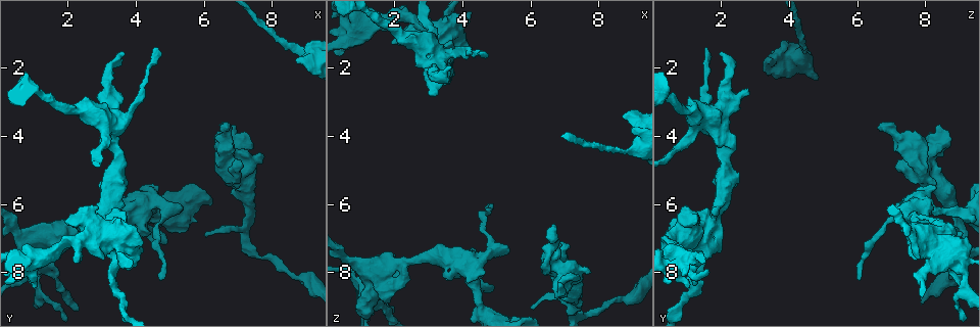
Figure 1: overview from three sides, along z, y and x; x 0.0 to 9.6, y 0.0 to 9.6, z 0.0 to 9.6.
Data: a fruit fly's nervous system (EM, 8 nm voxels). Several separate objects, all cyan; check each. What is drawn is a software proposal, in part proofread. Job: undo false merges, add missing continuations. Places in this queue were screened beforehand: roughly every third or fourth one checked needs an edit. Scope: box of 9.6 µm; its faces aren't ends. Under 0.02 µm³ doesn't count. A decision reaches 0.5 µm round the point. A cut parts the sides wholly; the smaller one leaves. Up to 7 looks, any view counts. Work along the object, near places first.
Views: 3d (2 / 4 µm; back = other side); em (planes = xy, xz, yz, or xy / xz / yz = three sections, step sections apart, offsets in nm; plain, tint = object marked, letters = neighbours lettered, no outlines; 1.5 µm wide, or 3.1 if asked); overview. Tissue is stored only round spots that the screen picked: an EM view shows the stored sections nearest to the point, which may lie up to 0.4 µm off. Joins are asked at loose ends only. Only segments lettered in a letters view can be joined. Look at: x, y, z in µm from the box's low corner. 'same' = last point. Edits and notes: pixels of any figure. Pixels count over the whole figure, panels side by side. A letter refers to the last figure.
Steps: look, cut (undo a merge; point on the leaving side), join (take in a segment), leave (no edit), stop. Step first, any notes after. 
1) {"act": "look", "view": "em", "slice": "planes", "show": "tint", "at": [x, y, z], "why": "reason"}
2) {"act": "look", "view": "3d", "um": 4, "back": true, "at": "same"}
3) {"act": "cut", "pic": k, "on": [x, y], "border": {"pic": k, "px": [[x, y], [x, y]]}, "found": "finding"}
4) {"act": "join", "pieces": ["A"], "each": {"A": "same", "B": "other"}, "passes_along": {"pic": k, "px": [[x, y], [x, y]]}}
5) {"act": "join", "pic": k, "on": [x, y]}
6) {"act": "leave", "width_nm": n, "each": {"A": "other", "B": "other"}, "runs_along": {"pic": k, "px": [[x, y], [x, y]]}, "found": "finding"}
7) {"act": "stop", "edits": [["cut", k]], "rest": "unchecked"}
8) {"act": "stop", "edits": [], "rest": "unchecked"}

{"act": "look", "view": "em", "slice": "planes", "show": "letters", "at": [5.25, 6.25, 7.50], "why": "thick end"}

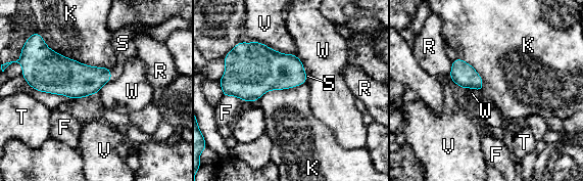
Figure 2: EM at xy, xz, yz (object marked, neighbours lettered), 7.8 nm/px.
{"act": "join", "pieces": ["S"], "longest_contact_nm": ["K", 550], "each": {"F": "other", "K": "other", "R": "other", "S": "same", "T": "other", "V": "other", "W": "other"}, "found": "the neuron continues"}

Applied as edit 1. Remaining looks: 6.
{"act": "look", "view": "overview"}

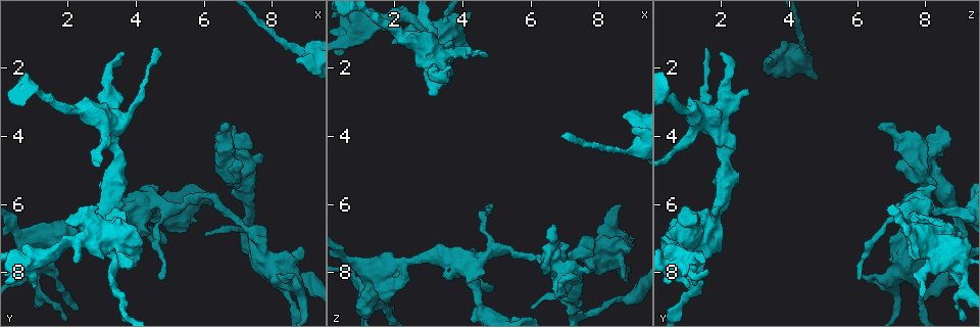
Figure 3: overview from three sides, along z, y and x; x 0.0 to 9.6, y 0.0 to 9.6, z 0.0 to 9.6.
{"act": "look", "view": "em", "slice": "yz", "step": 4, "show": "tint", "at": [6.70, 3.80, 6.70], "why": "branch stops here"}

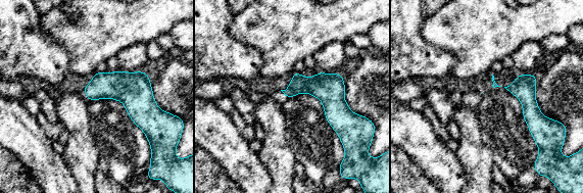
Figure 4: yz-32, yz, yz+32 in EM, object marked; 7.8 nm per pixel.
{"act": "look", "view": "em", "slice": "planes", "show": "letters", "at": "same", "why": "another direction"}

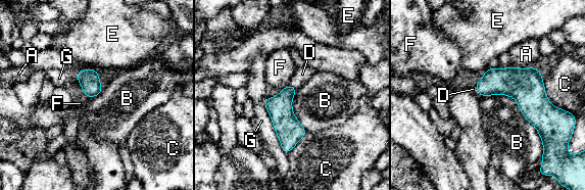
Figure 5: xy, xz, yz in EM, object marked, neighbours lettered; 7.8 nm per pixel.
{"act": "join", "pieces": ["D"], "each": {"A": "other", "B": "other", "C": "other", "D": "same", "E": "other", "F": "other", "G": "other"}, "passes_along": {"pic": 5, "px": [[280, 108], [293, 86], [302, 74]]}, "found": "it goes on there"}

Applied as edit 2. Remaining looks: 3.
{"act": "look", "view": "overview", "why": "see it whole again"}

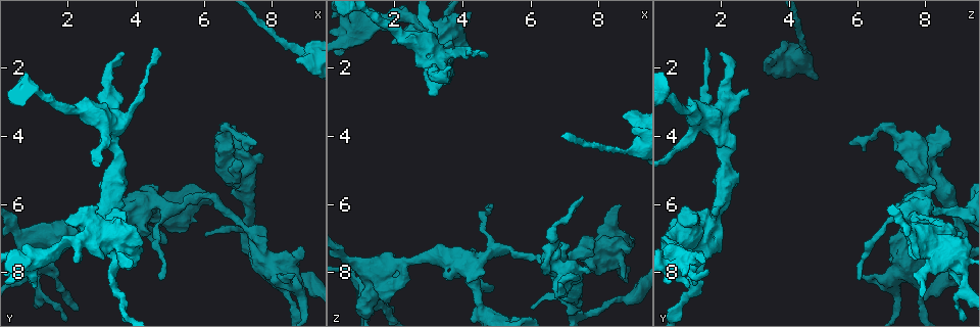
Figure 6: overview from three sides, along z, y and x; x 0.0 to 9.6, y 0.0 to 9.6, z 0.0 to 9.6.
{"act": "look", "view": "em", "um": 3.1, "slice": "planes", "show": "plain", "at": [8.70, 1.75, 3.40], "why": "an open end"}

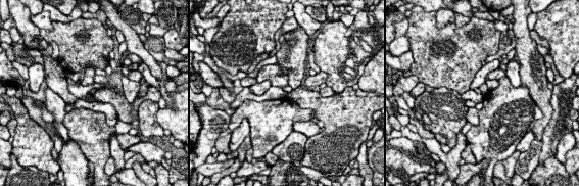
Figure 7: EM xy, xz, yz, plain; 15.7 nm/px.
{"act": "look", "view": "em", "um": 3.1, "slice": "planes", "show": "letters", "at": "same"}

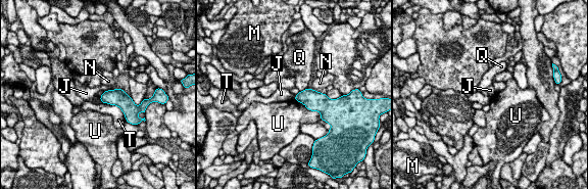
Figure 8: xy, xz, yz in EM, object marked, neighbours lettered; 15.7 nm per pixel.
{"act": "leave", "longest_contact_nm": ["U", 550], "each": {"J": "other", "M": "other", "N": "other", "Q": "other", "T": "other", "U": "other"}, "border": {"pic": 8, "px": [[110, 89], [103, 92]]}, "found": "no lettered segment goes on from it"}

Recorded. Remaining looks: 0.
{"act": "stop", "edits": [["join", 2], ["join", 5]], "rest": "unchecked"}

